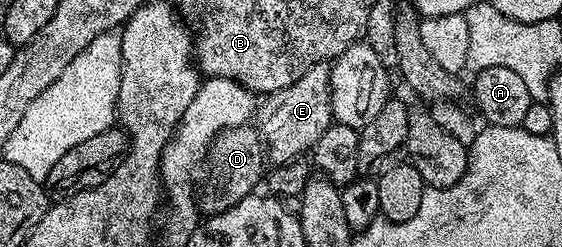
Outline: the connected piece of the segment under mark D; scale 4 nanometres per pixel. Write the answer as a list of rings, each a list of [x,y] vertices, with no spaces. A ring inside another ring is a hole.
[[[254,125],[238,126],[220,132],[211,144],[205,163],[205,173],[202,175],[203,182],[201,178],[201,185],[197,190],[197,205],[200,215],[220,214],[233,208],[233,204],[251,197],[256,193],[258,186],[255,185],[258,182],[260,185],[264,181],[263,165],[268,165],[268,162],[263,137],[259,135],[258,129]]]

